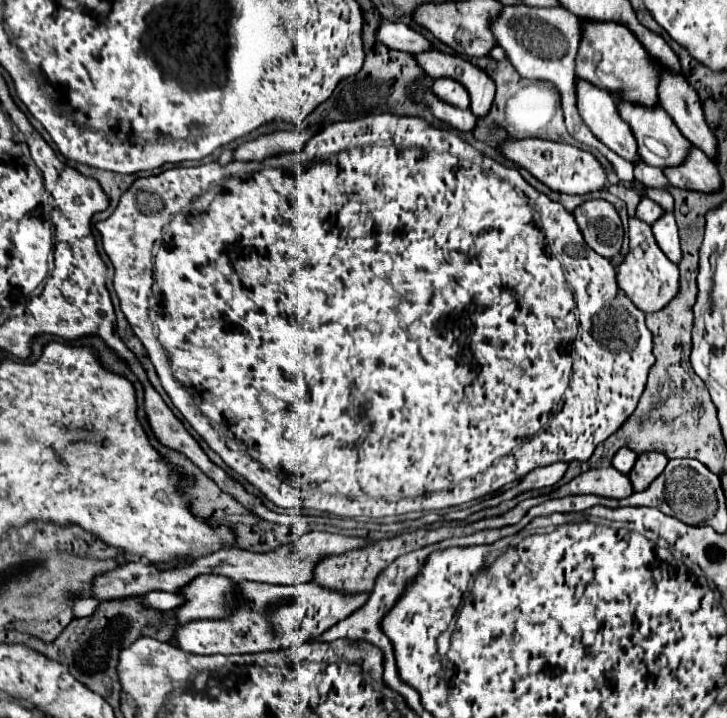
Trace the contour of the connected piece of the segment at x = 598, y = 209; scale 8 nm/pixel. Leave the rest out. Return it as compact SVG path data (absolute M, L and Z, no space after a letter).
M588 200L572 210L586 244L604 258L620 252L624 230L616 208L606 200Z

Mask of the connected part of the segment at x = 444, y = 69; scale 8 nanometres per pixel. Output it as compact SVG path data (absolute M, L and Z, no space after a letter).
M438 50L414 54L414 60L430 78L456 78L456 82L464 84L470 94L470 110L478 118L488 114L494 98L494 82L478 66L470 64L462 56L444 54Z

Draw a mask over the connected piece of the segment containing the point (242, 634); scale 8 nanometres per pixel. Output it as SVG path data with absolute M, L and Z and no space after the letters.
M240 582L238 590L246 590L246 596L254 602L252 612L234 614L234 618L226 618L226 622L188 622L176 630L178 648L192 654L226 656L294 648L322 634L322 630L328 630L334 622L340 622L366 602L366 594L358 594L358 598L338 598L338 594L330 594L330 590L322 590L322 586L314 586L312 582L296 586Z

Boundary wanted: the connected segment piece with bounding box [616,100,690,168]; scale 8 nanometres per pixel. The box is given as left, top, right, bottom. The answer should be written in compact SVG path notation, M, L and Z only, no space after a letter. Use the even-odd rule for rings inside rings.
M618 100L616 108L618 114L626 120L626 124L630 124L638 142L638 156L646 164L666 168L666 166L678 166L686 158L690 142L680 134L674 120L660 106L642 106L642 104L636 106L634 102ZM644 136L660 140L668 148L668 158L650 152L644 146Z

